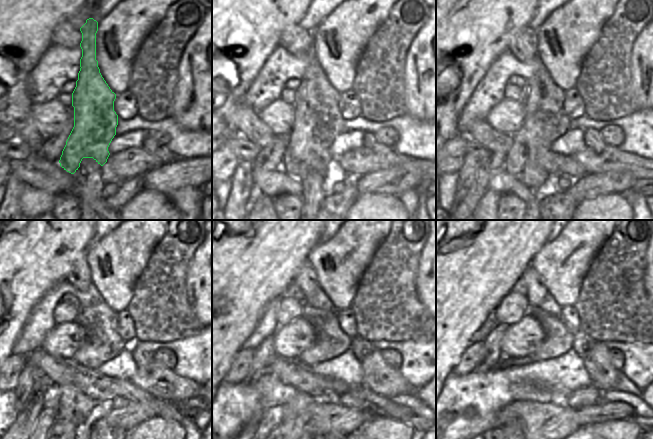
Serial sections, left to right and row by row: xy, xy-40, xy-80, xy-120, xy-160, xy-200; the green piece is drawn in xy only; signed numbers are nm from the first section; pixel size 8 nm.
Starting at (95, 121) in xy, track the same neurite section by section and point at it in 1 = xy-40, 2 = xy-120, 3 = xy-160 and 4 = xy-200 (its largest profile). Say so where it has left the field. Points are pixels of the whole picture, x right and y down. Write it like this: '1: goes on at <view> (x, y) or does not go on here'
1: goes on at xy-40 (318, 122)
2: goes on at xy-120 (103, 342)
3: goes on at xy-160 (331, 341)
4: goes on at xy-200 (558, 340)

